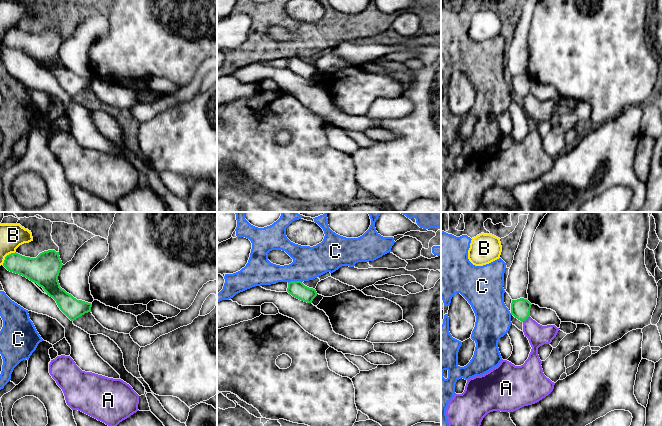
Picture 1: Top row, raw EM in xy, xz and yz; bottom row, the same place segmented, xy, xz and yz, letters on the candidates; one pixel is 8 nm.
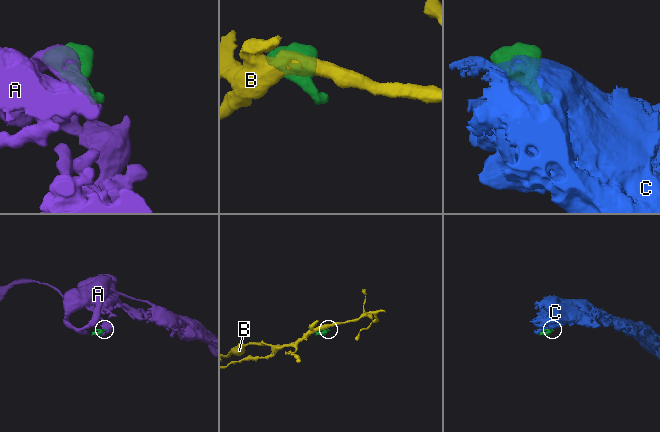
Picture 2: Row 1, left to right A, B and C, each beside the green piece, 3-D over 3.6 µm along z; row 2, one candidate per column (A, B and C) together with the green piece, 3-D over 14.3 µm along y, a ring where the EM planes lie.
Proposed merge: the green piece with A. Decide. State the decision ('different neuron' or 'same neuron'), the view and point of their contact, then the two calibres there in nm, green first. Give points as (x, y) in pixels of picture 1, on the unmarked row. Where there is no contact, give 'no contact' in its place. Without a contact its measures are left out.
different neuron; contact yz (525, 95); calibres 160 and 170 nm

